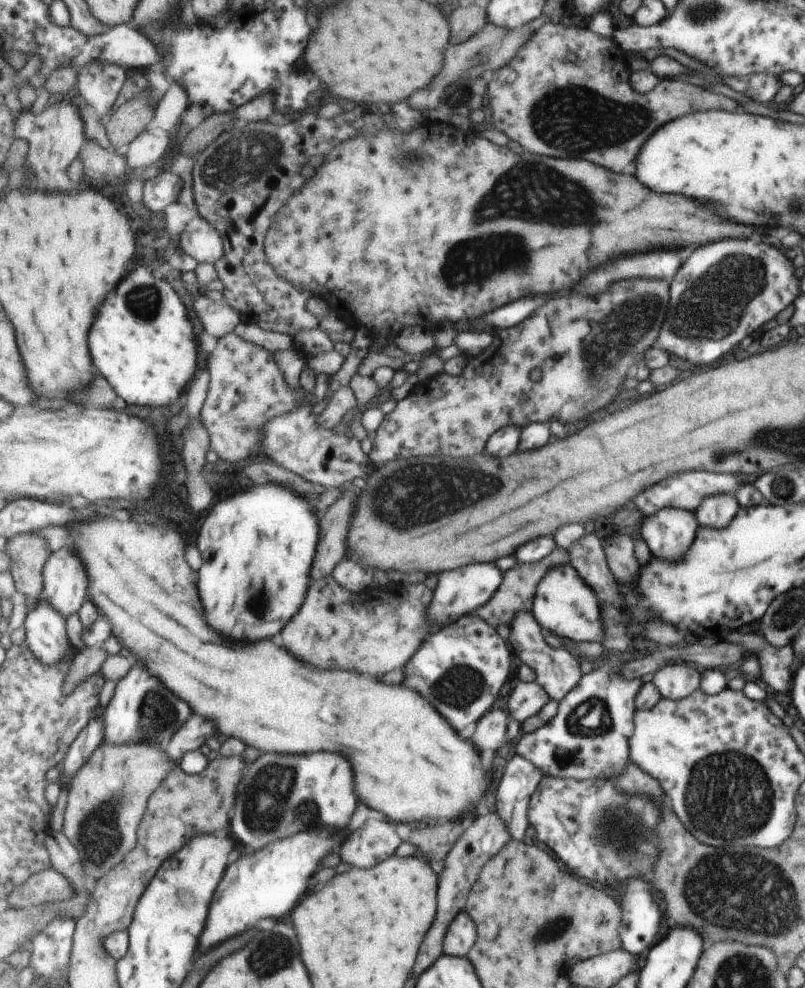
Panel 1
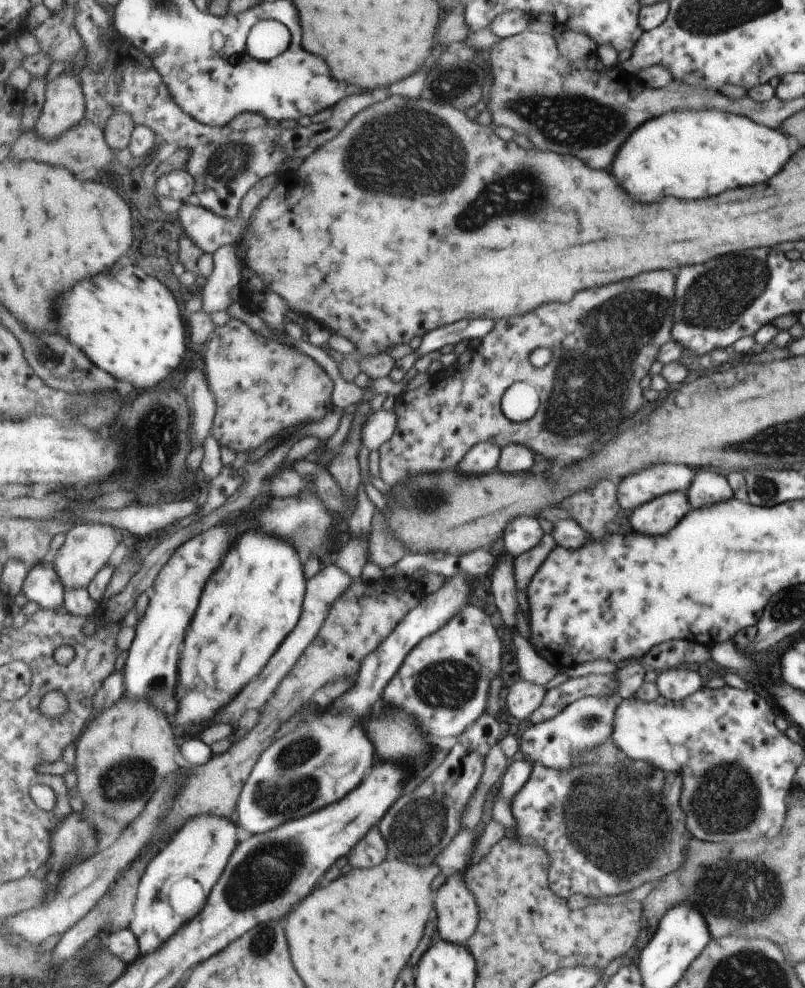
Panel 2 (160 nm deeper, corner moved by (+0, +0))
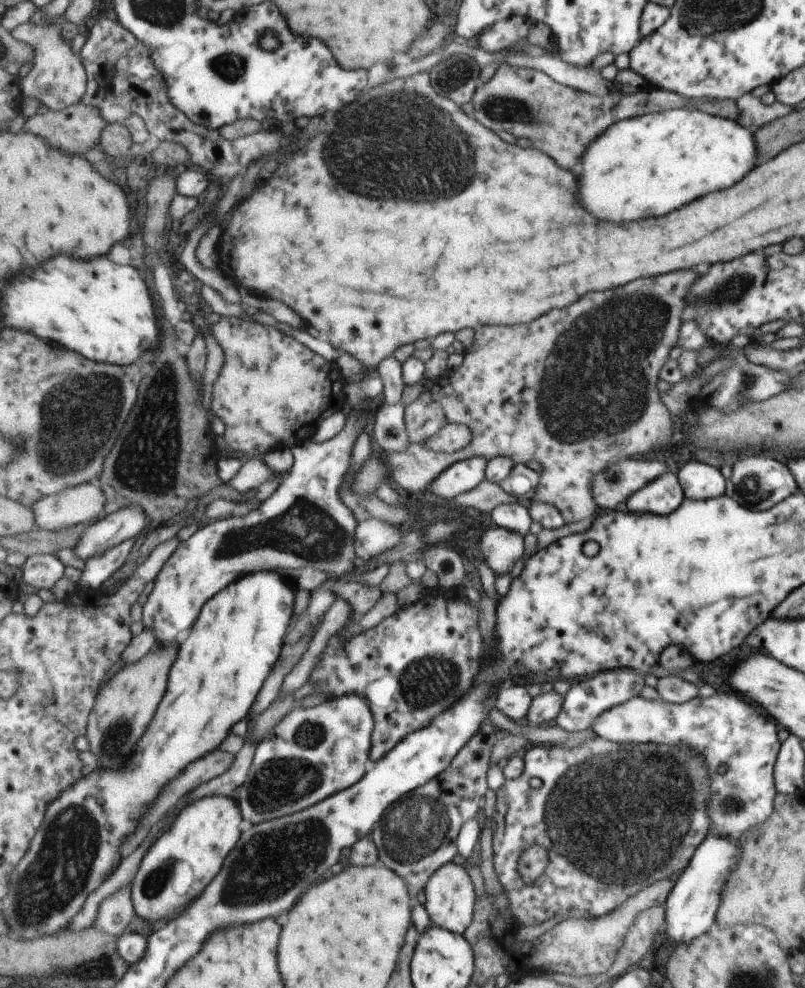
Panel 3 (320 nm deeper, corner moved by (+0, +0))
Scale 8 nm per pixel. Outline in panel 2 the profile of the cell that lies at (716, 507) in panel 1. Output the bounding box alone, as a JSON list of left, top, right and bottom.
[686,470,733,508]

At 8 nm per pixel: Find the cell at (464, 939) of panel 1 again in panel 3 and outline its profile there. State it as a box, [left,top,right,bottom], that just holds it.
[424,860,478,934]

